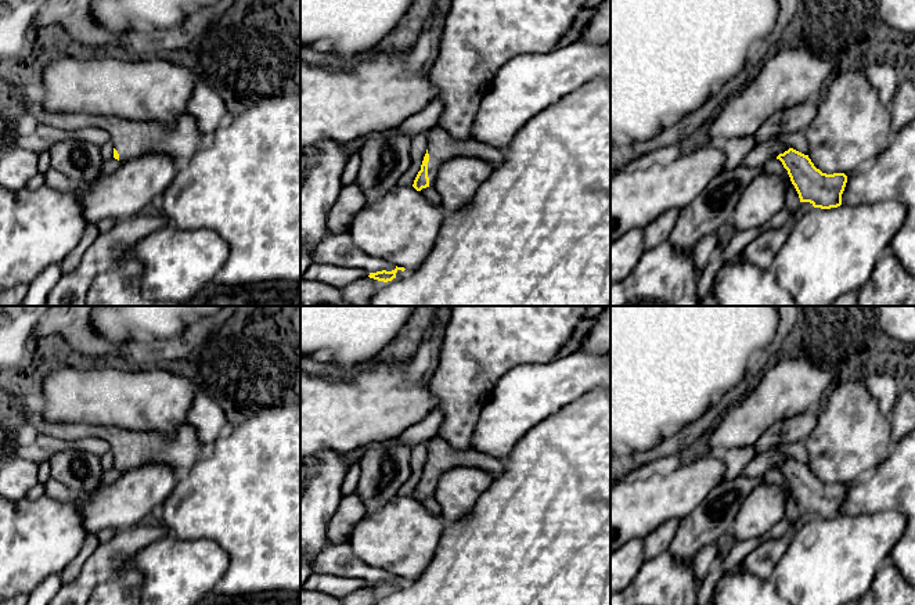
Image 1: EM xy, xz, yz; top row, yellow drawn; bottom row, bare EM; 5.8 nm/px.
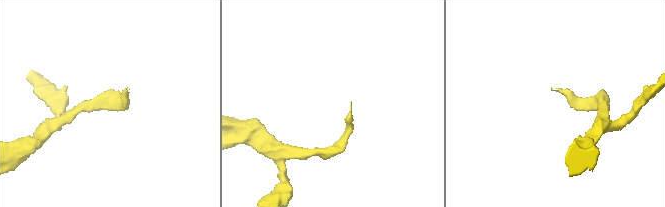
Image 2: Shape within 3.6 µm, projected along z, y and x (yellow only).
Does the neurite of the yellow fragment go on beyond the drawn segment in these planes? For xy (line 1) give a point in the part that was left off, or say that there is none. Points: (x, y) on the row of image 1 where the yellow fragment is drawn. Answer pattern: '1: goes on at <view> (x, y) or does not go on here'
1: goes on at xy (180, 137)

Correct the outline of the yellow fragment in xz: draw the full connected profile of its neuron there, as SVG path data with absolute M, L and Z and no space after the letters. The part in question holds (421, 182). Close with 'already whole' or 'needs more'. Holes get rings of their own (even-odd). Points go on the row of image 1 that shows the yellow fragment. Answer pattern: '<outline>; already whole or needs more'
M436 126L429 130L428 150L413 187L417 191L421 191L422 188L433 186L437 179L439 168L447 159L458 154L478 156L483 161L490 162L493 166L498 166L504 161L504 150L473 138L454 138L446 130Z; needs more

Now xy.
M36 97L28 112L39 125L62 127L100 127L109 134L114 158L120 163L145 151L165 151L177 165L184 166L206 143L195 119L185 111L172 120L129 120L116 116L93 116L80 112L48 112Z; needs more

